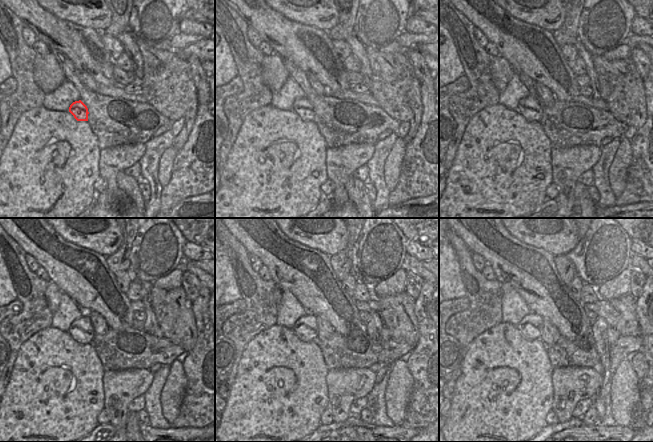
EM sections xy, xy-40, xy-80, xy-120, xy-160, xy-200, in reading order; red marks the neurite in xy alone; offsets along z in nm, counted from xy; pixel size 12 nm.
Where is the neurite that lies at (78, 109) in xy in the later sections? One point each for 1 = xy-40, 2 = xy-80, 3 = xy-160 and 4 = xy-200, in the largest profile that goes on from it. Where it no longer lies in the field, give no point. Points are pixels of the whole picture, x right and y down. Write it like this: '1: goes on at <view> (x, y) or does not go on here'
1: goes on at xy-40 (303, 108)
2: goes on at xy-80 (529, 107)
3: goes on at xy-160 (305, 328)
4: goes on at xy-200 (530, 326)

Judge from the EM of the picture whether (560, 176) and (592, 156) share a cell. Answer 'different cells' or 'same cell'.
same cell

